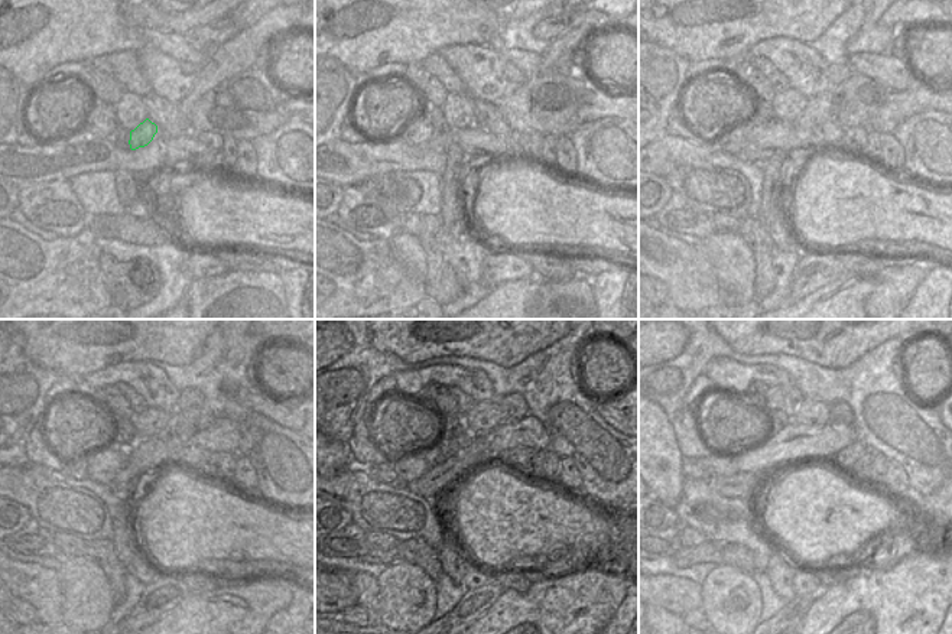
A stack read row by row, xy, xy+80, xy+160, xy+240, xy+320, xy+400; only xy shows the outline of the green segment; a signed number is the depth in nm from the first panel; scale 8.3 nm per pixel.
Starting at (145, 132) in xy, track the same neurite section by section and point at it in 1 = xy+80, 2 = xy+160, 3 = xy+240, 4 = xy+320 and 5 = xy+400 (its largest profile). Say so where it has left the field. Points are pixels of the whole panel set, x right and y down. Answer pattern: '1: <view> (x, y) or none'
1: xy+80 (455, 158)
2: xy+160 (772, 185)
3: xy+240 (124, 546)
4: xy+320 (454, 563)
5: xy+400 (780, 572)

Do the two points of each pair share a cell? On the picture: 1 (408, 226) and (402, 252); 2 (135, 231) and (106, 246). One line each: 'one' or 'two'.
1: two
2: two

